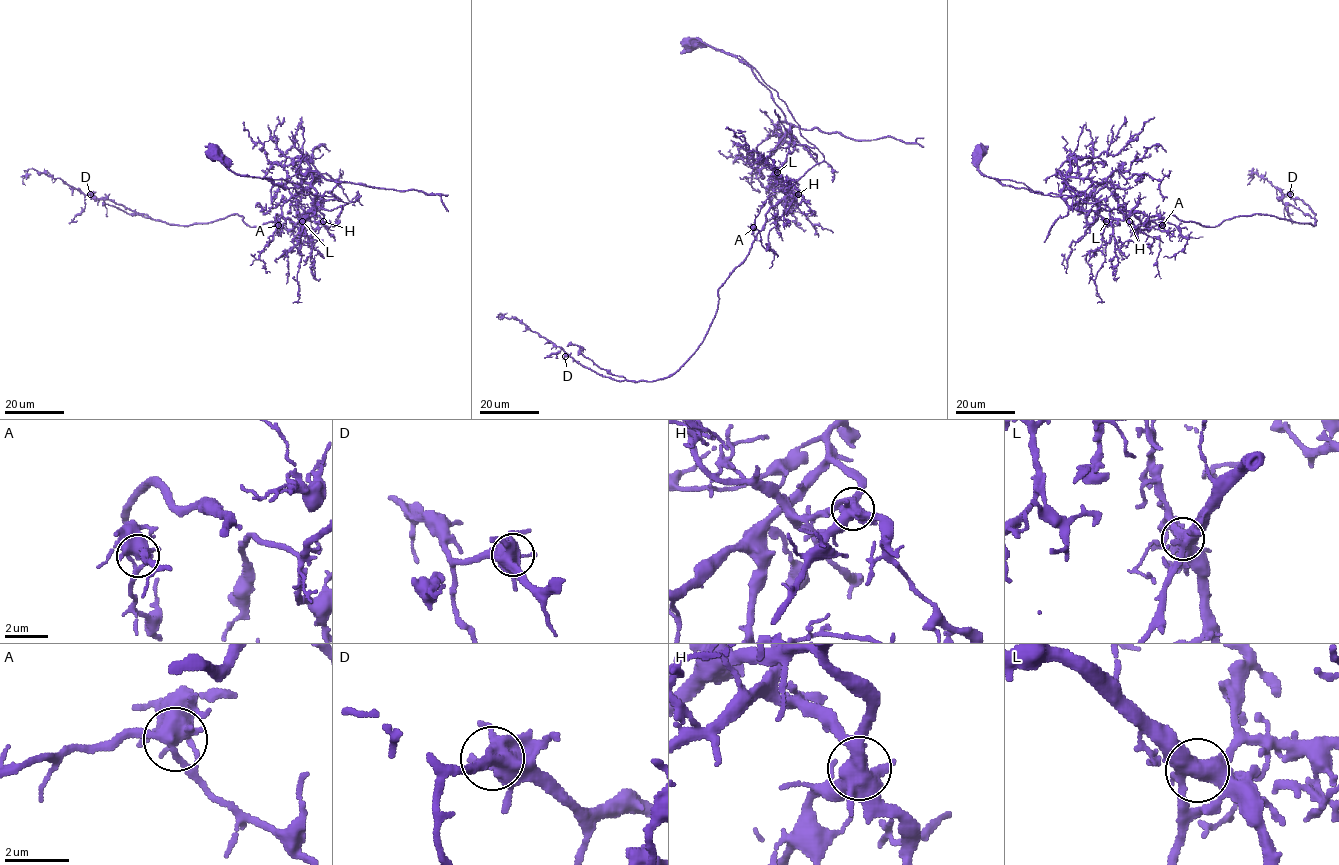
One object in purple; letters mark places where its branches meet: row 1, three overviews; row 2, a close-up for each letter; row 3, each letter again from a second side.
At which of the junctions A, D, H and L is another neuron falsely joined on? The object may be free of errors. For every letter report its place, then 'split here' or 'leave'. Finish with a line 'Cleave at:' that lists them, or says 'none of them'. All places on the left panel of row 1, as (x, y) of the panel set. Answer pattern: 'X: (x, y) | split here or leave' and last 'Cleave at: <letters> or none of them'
A: (278, 225) | leave
D: (90, 194) | leave
H: (323, 221) | split here
L: (302, 221) | leave
Cleave at: H

